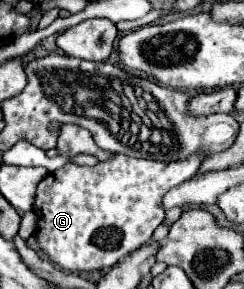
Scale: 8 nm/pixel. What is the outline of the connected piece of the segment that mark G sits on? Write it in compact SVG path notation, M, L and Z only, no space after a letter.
M116 155L112 161L94 167L64 165L48 173L36 191L34 213L42 219L36 225L34 239L48 259L72 273L90 273L110 269L128 253L144 245L154 229L164 221L160 199L164 191L196 175L204 155L192 155L180 163L160 163Z

